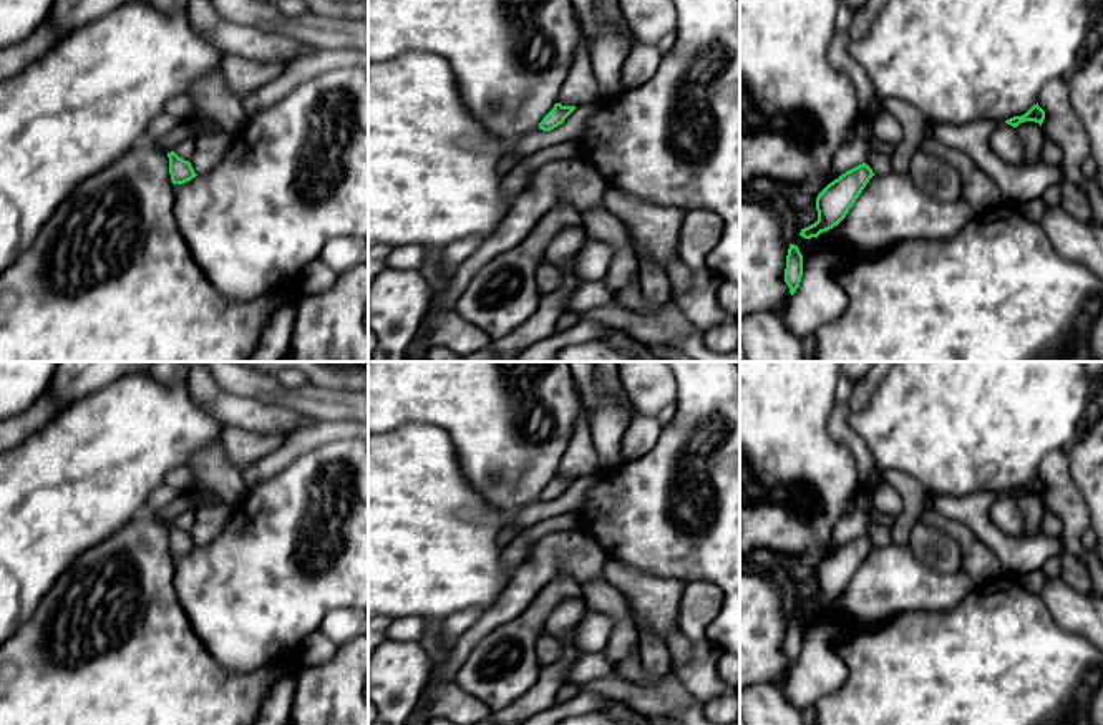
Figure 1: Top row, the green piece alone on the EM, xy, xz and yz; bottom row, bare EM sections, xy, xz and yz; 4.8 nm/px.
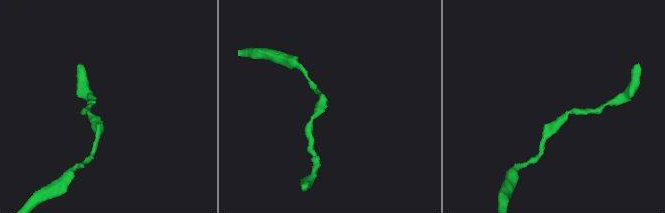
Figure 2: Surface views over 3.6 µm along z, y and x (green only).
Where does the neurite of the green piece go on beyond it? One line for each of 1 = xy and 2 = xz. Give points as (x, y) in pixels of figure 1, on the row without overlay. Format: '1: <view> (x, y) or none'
1: none
2: none

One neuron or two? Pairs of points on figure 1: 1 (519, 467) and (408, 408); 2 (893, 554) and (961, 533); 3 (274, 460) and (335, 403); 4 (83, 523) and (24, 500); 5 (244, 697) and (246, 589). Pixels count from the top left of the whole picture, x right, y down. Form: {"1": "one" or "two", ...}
{"1": "one", "2": "two", "3": "two", "4": "one", "5": "two"}

